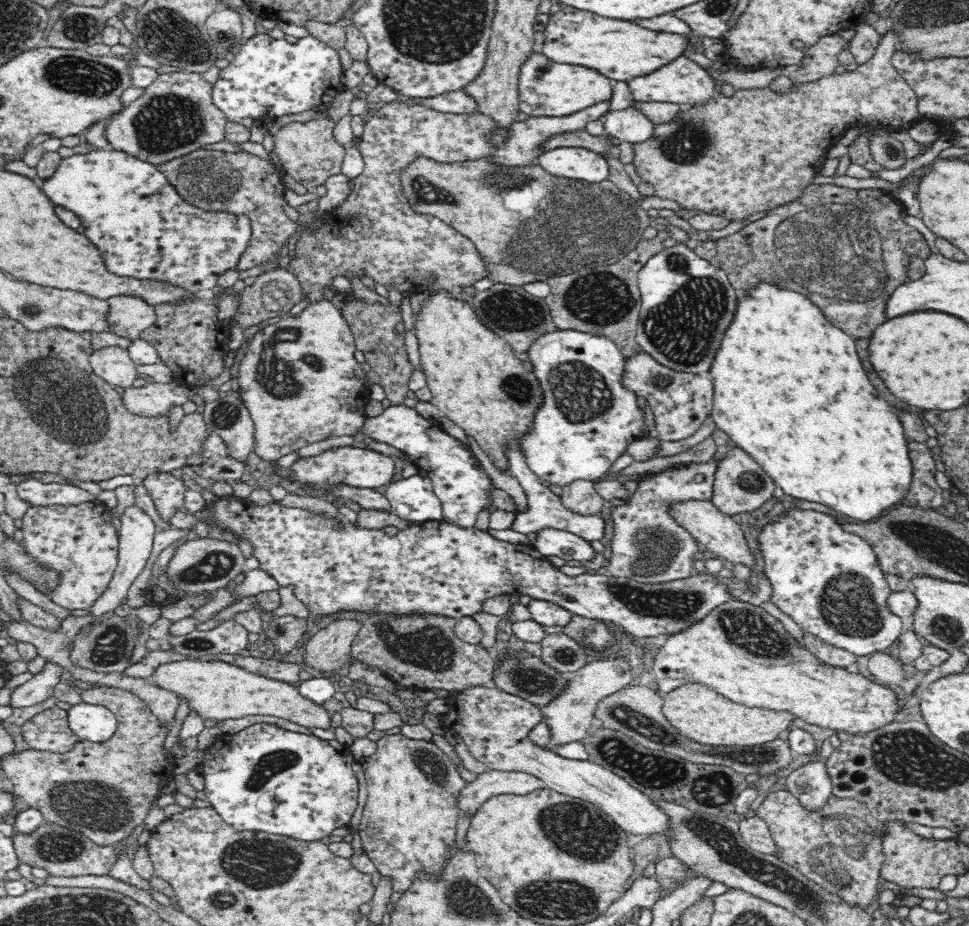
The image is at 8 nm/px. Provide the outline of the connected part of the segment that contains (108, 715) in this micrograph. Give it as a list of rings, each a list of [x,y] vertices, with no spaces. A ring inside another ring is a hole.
[[[80,702],[66,712],[71,732],[82,743],[102,744],[117,732],[117,718],[102,705]]]

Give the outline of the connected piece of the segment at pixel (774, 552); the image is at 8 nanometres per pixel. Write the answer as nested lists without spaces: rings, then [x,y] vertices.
[[[792,510],[780,522],[768,522],[757,532],[762,569],[771,582],[771,602],[797,622],[805,632],[858,656],[883,651],[900,638],[902,620],[888,609],[886,600],[892,590],[878,565],[874,549],[857,534],[846,532],[828,513]]]

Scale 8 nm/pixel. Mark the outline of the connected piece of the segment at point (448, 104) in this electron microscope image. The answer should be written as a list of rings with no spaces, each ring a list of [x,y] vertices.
[[[462,90],[446,92],[430,98],[410,98],[398,94],[396,100],[400,103],[422,105],[443,113],[470,114],[476,111],[476,102]]]

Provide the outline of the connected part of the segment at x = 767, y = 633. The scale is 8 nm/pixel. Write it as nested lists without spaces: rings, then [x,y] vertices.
[[[736,598],[717,606],[712,612],[708,613],[708,616],[705,616],[704,619],[699,620],[696,624],[690,626],[688,630],[669,636],[667,642],[660,647],[653,659],[653,669],[651,672],[656,679],[657,692],[661,696],[668,695],[670,691],[674,691],[684,684],[702,684],[706,687],[710,687],[711,690],[716,691],[718,695],[724,696],[735,704],[742,704],[748,708],[790,712],[792,715],[808,724],[815,724],[816,726],[829,728],[836,732],[842,731],[850,735],[850,737],[866,736],[866,734],[870,734],[870,732],[874,732],[874,730],[880,730],[880,728],[885,727],[887,724],[898,722],[899,717],[903,715],[901,711],[903,704],[901,704],[901,701],[897,698],[894,687],[880,685],[874,682],[874,680],[868,680],[866,677],[862,676],[861,673],[856,672],[854,668],[838,668],[822,662],[817,656],[814,656],[813,652],[810,652],[810,649],[805,647],[804,643],[796,640],[774,615],[770,614],[767,610],[764,610],[761,606],[754,606],[750,602],[738,601]]]

